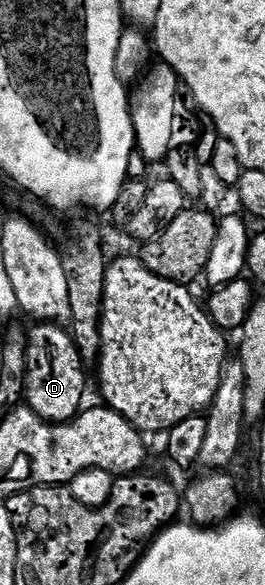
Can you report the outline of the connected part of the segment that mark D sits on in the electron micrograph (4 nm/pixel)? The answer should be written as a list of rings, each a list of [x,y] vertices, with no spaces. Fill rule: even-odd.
[[[37,323],[27,338],[27,377],[24,402],[46,423],[70,423],[83,410],[85,399],[85,371],[73,336],[56,323]],[[82,367],[82,368],[81,368]]]

